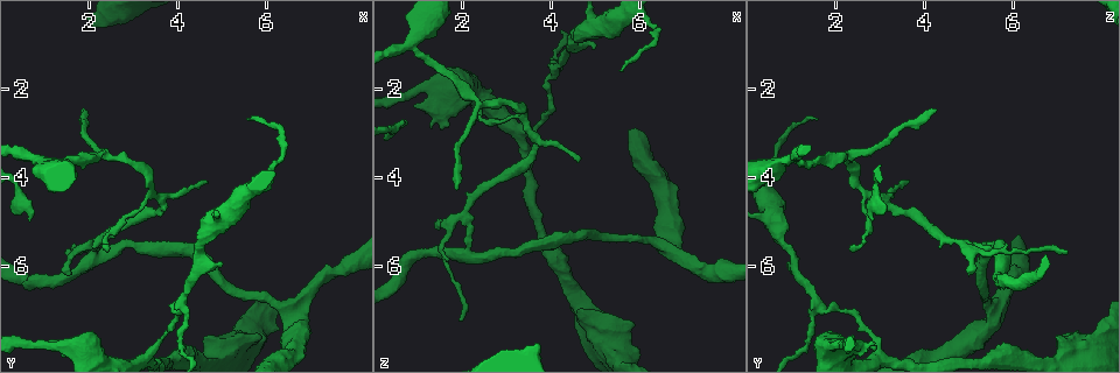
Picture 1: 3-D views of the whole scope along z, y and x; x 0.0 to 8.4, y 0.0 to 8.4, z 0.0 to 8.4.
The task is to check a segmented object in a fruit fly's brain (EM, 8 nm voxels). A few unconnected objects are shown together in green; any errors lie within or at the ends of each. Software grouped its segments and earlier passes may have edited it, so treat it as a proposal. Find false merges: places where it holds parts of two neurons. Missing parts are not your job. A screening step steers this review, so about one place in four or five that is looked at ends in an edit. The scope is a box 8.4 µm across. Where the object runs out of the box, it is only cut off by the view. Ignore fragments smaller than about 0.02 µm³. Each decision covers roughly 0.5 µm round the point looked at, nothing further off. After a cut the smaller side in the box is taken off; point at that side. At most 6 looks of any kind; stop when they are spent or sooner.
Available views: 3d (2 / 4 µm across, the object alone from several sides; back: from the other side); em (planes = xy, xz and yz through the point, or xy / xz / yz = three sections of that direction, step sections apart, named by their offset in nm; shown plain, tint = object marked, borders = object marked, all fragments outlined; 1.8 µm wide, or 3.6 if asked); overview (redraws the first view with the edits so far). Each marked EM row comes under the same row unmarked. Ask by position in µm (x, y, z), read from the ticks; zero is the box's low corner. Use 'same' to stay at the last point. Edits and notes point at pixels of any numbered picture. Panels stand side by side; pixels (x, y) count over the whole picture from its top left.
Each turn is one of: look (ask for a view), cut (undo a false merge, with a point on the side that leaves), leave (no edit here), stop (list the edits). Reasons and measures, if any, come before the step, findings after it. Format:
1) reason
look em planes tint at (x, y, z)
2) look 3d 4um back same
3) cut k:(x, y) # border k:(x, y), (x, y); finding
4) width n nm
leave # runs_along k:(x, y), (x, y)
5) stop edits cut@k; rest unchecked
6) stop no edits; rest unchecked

look 3d 4um at (3.50, 7.80, 2.95)

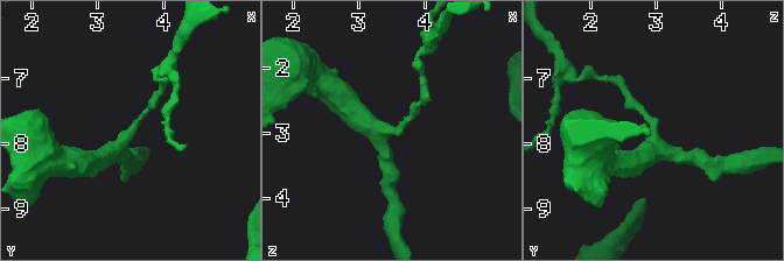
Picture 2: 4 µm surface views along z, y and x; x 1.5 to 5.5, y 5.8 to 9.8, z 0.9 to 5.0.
arms 3
look em 3.6um yz step 16 tint at (3.45, 7.80, 2.95)

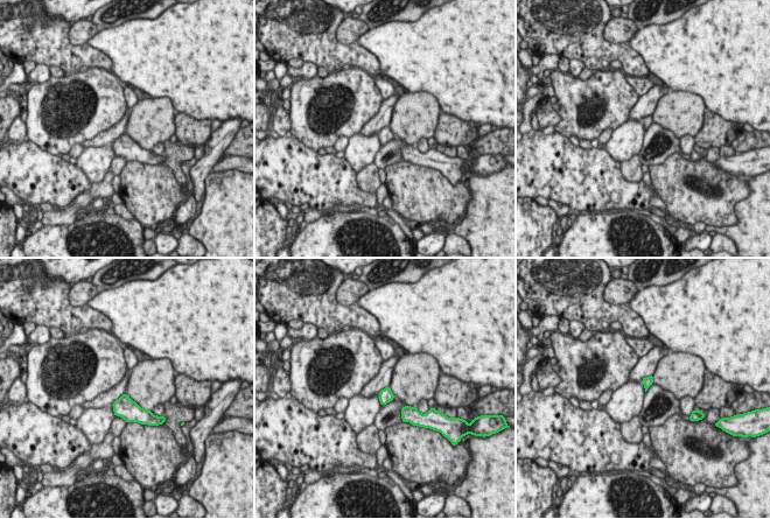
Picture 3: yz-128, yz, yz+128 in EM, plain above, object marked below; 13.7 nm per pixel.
leave # all the same neuron

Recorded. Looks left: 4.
branch point
look 3d 4um at (4.10, 6.90, 1.55)

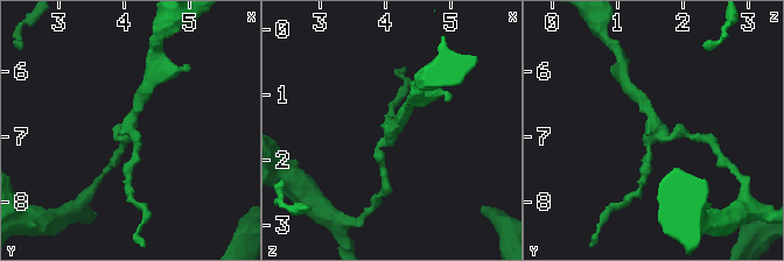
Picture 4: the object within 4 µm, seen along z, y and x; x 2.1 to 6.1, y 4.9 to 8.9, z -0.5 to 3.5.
arms 3
look em xz step 8 tint at (4.05, 6.85, 1.60)

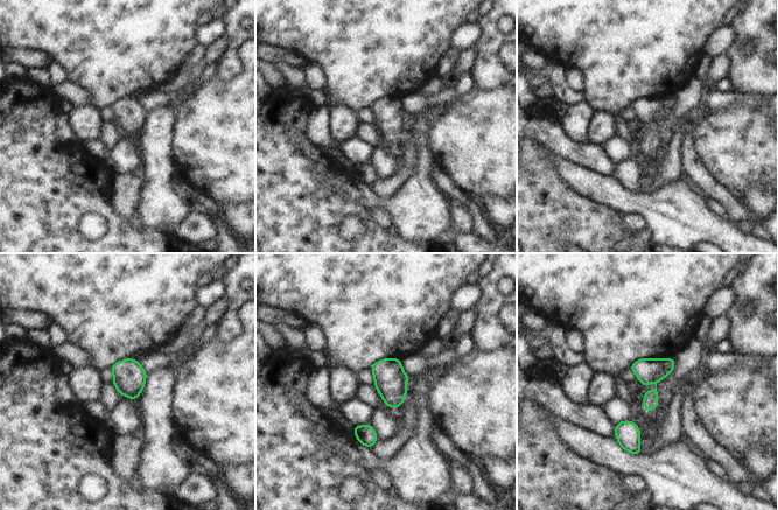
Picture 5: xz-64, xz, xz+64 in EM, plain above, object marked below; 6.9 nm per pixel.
cut it another way
look em xy step 4 tint same

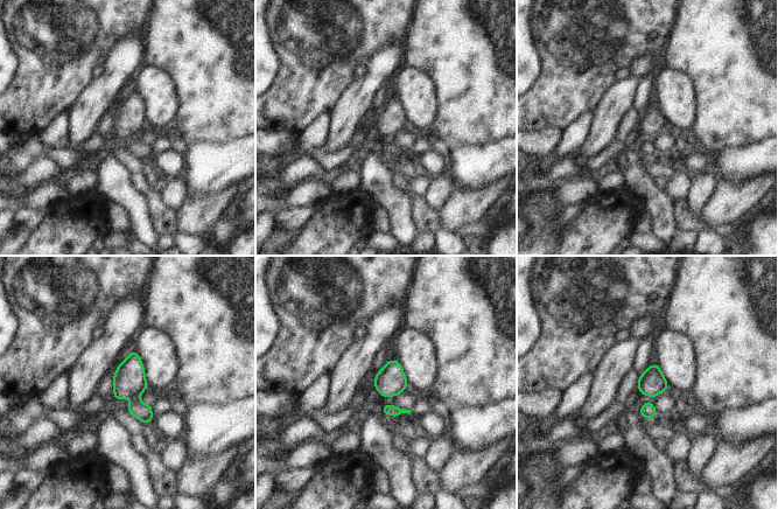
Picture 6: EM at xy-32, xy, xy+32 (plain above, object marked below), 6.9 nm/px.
width 180 nm
cut 6:(130, 379) # border 6:(138, 395), (133, 397); a second neuron is stuck on

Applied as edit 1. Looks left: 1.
stop edits cut@6; rest unchecked

